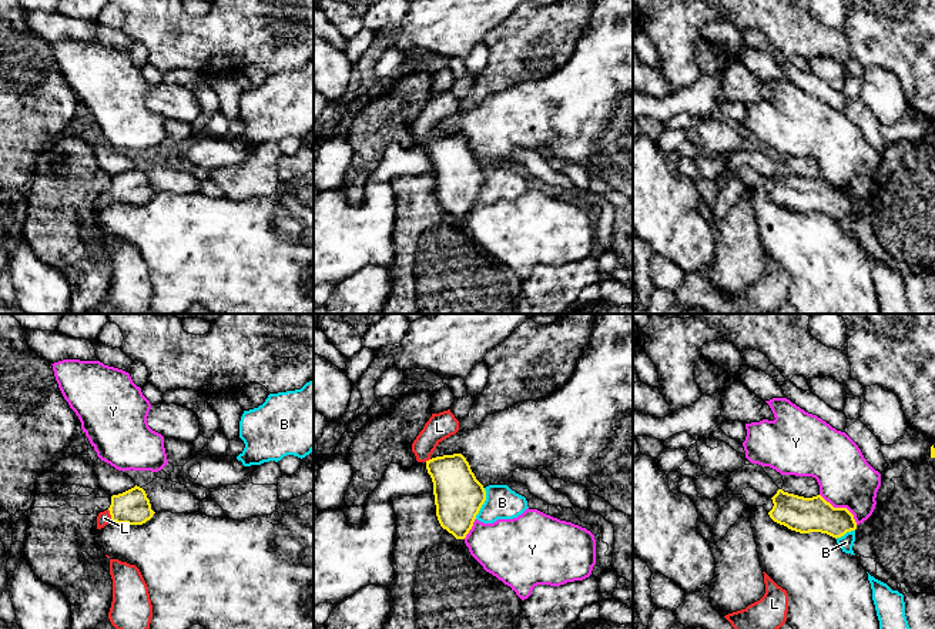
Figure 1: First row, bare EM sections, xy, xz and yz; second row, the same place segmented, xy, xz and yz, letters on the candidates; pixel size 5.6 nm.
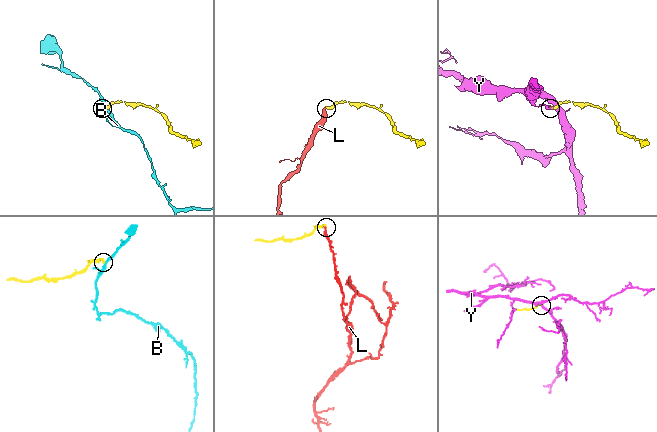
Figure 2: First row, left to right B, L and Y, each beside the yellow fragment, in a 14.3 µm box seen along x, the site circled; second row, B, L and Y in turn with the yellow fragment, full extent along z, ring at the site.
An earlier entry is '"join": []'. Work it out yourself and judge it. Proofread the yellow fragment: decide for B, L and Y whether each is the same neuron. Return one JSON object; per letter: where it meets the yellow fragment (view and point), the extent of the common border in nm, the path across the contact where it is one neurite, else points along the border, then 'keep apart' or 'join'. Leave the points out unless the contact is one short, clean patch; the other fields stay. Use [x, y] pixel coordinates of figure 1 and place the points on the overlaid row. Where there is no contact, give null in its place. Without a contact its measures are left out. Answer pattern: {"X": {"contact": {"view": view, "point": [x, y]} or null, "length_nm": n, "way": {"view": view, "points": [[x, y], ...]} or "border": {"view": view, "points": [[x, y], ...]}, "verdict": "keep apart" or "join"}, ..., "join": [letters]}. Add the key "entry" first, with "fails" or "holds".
{"entry": "fails", "B": {"contact": {"view": "xz", "point": [483, 502]}, "length_nm": 190, "border": {"view": "xz", "points": [[485, 488], [485, 502], [475, 518]]}, "verdict": "keep apart"}, "L": {"contact": {"view": "xy", "point": [110, 514]}, "length_nm": 80, "way": {"view": "xy", "points": [[133, 507], [110, 514], [104, 518]]}, "verdict": "join"}, "Y": {"contact": {"view": "yz", "point": [841, 508]}, "length_nm": 280, "verdict": "keep apart"}, "join": ["L"]}

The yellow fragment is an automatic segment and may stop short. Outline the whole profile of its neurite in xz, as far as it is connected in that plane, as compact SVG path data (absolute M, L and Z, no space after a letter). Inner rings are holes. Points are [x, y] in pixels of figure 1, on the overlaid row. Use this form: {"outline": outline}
{"outline": "M450 409L432 414L412 444L418 462L425 462L433 482L436 516L443 529L465 539L486 501L486 491L462 454L432 458L436 446L459 431Z"}

